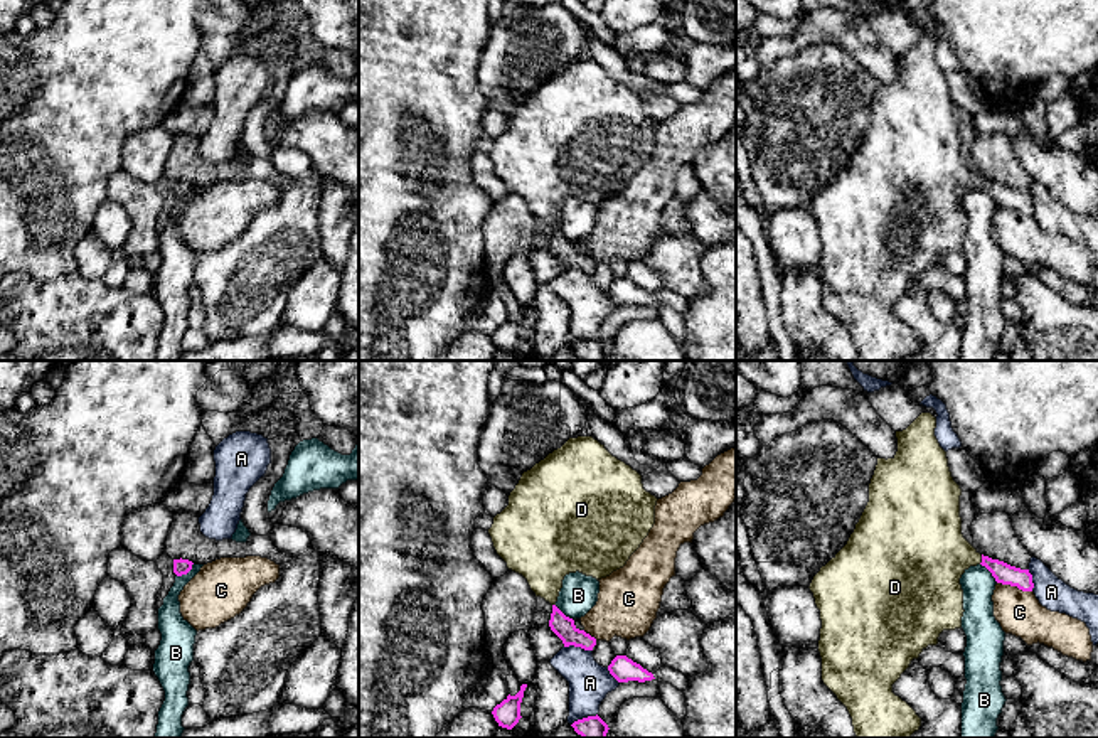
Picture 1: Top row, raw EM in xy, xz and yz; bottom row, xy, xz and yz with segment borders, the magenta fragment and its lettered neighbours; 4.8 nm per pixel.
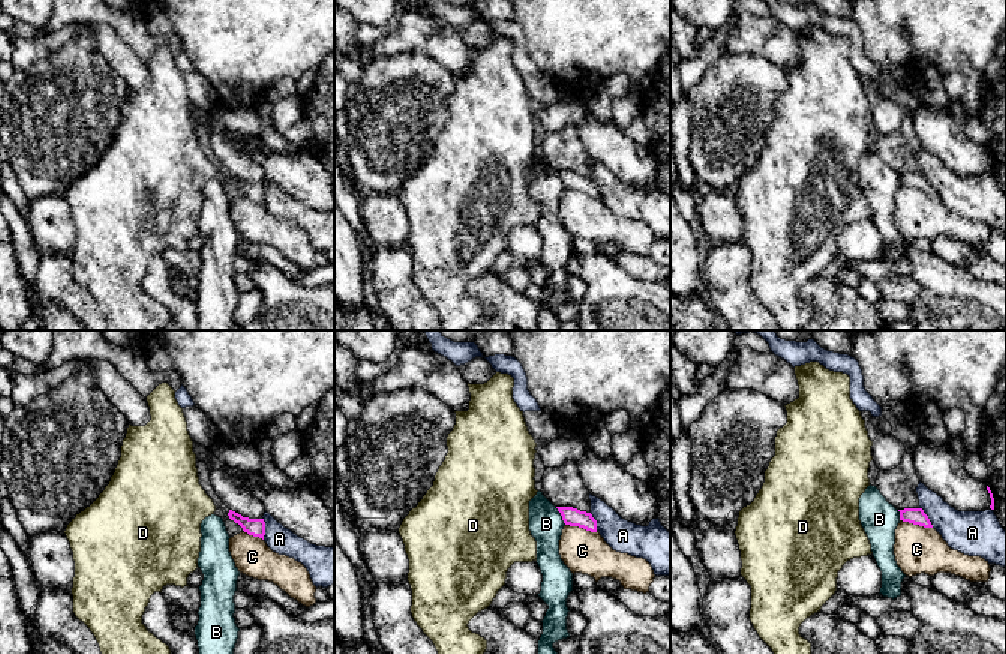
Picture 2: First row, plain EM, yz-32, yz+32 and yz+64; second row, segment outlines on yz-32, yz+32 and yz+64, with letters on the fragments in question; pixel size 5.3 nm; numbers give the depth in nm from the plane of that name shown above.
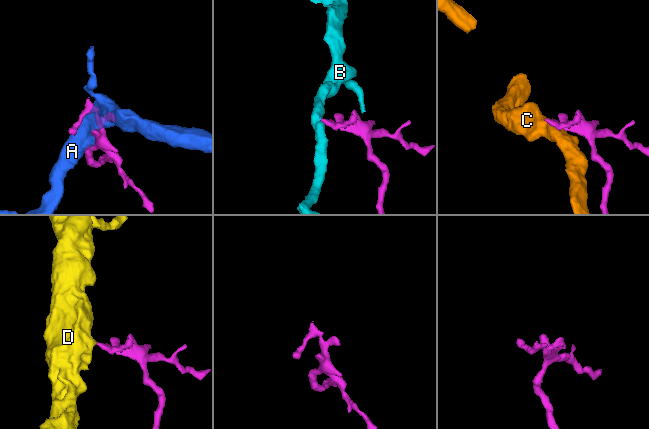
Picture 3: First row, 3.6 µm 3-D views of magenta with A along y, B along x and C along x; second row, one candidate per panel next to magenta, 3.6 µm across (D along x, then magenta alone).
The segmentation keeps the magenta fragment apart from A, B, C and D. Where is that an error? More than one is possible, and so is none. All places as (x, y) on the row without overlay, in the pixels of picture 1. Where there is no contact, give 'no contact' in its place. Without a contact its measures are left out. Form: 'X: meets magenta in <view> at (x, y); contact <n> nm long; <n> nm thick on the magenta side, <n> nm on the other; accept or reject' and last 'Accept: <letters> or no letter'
A: meets magenta in xz at (578, 268); contact 140 nm long; 100 nm thick on the magenta side, 200 nm on the other; reject
B: meets magenta in xy at (186, 196); contact 110 nm long; 80 nm thick on the magenta side, 130 nm on the other; reject
C: meets magenta in yz at (1014, 208); contact 180 nm long; 100 nm thick on the magenta side, 220 nm on the other; reject
D: meets magenta in yz at (982, 182); contact 50 nm long; 100 nm thick on the magenta side, 360 nm on the other; accept
Accept: D

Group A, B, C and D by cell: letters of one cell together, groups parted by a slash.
A / B / C / D

